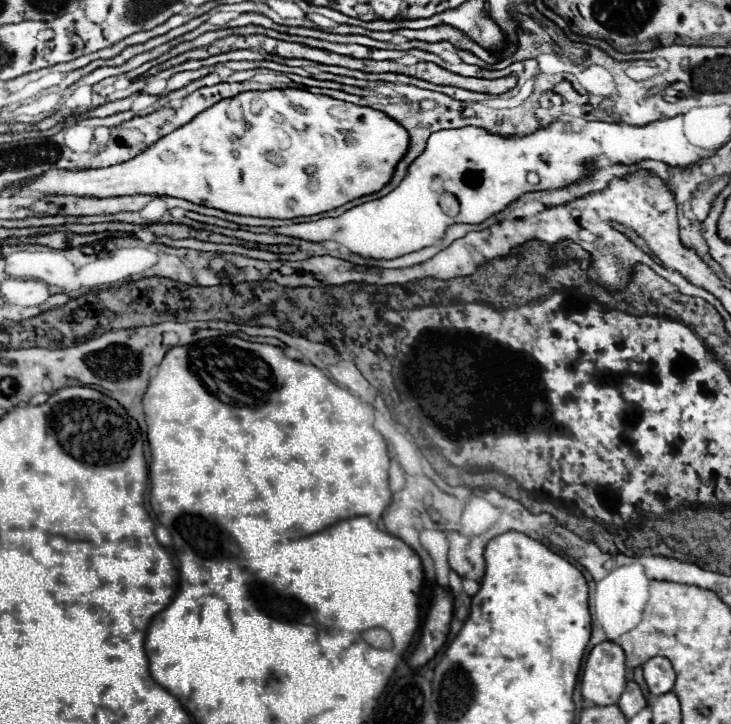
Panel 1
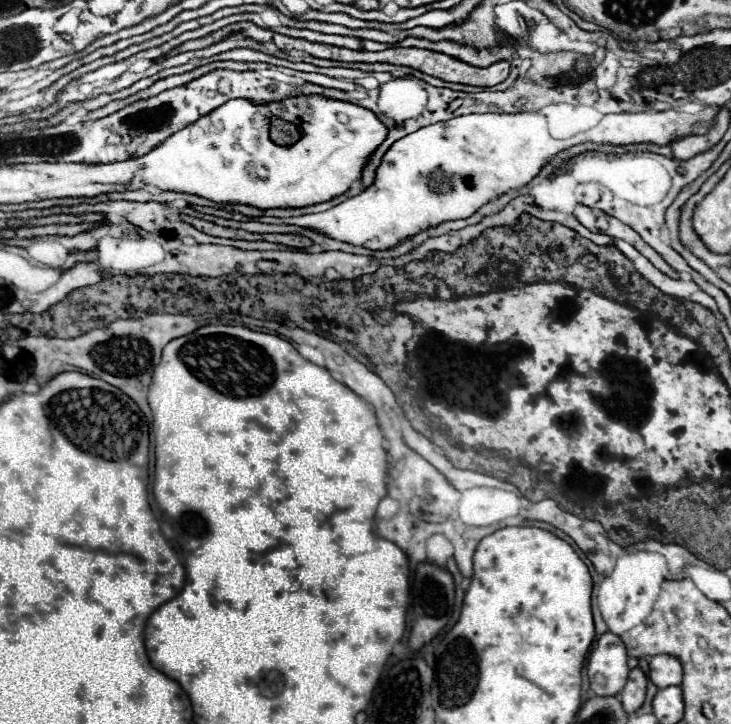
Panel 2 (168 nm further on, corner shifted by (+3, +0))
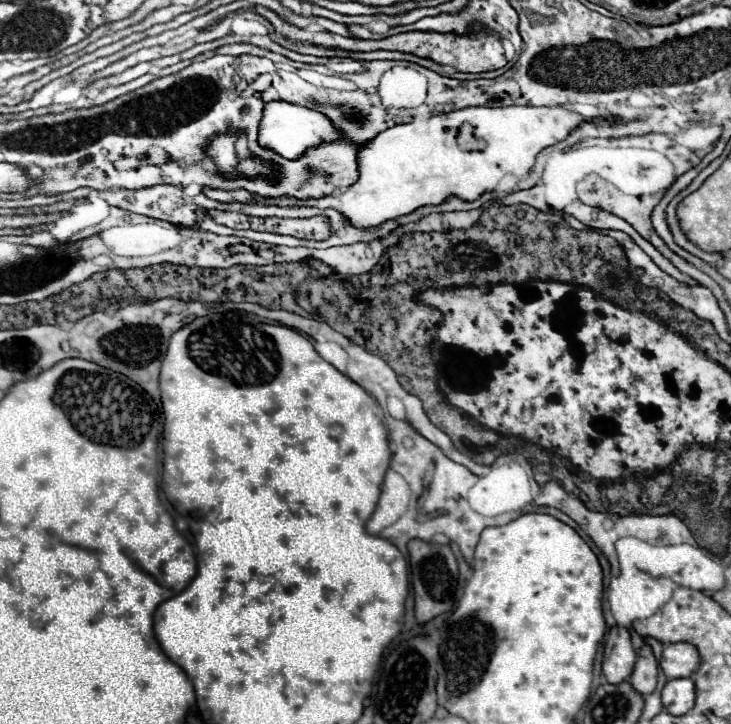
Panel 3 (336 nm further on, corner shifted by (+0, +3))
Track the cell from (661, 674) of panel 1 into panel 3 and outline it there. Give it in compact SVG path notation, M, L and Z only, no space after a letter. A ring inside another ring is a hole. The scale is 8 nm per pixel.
M672 643L664 647L660 667L668 679L692 677L700 667L700 653L692 643Z

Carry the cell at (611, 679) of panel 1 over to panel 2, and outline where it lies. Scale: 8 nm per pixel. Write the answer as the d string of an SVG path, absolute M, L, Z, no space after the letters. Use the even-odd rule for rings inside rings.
M605 632L589 654L589 686L597 696L617 696L629 676L625 644L619 636Z

